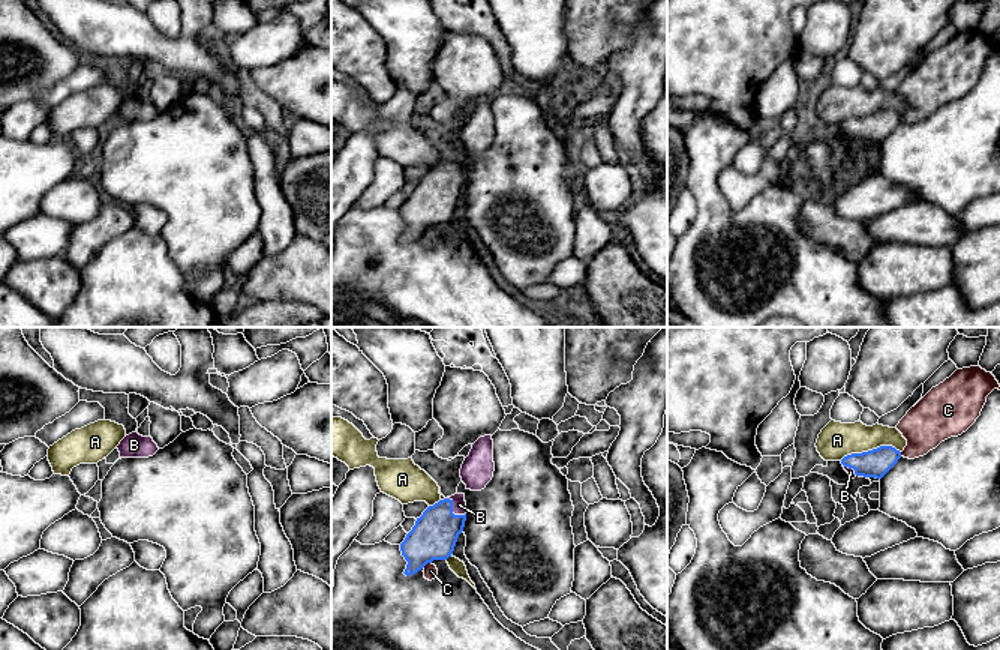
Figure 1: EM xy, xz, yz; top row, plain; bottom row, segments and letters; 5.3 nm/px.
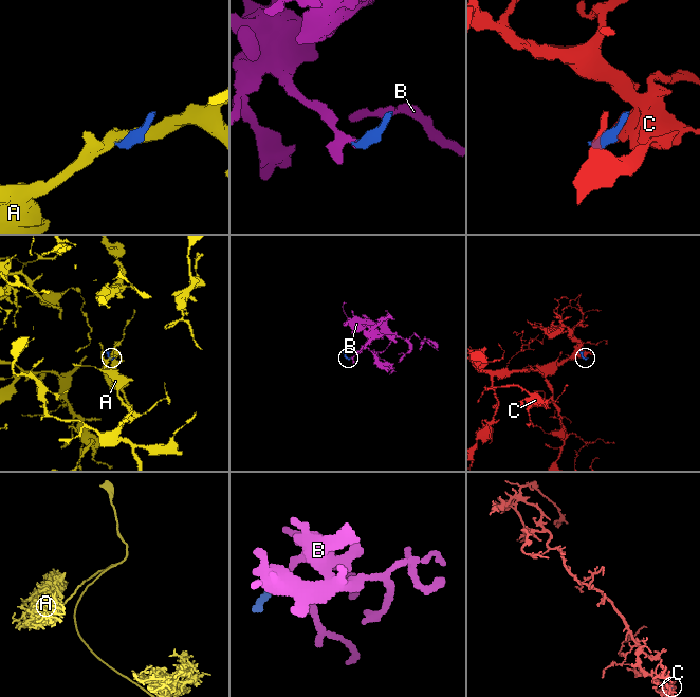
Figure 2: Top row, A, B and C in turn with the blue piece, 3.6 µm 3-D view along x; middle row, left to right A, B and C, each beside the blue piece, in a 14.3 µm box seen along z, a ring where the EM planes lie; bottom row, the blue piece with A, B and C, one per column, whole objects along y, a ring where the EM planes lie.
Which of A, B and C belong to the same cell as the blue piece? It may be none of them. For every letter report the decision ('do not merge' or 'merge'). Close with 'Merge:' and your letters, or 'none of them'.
A: do not merge
B: merge
C: do not merge
Merge: B

